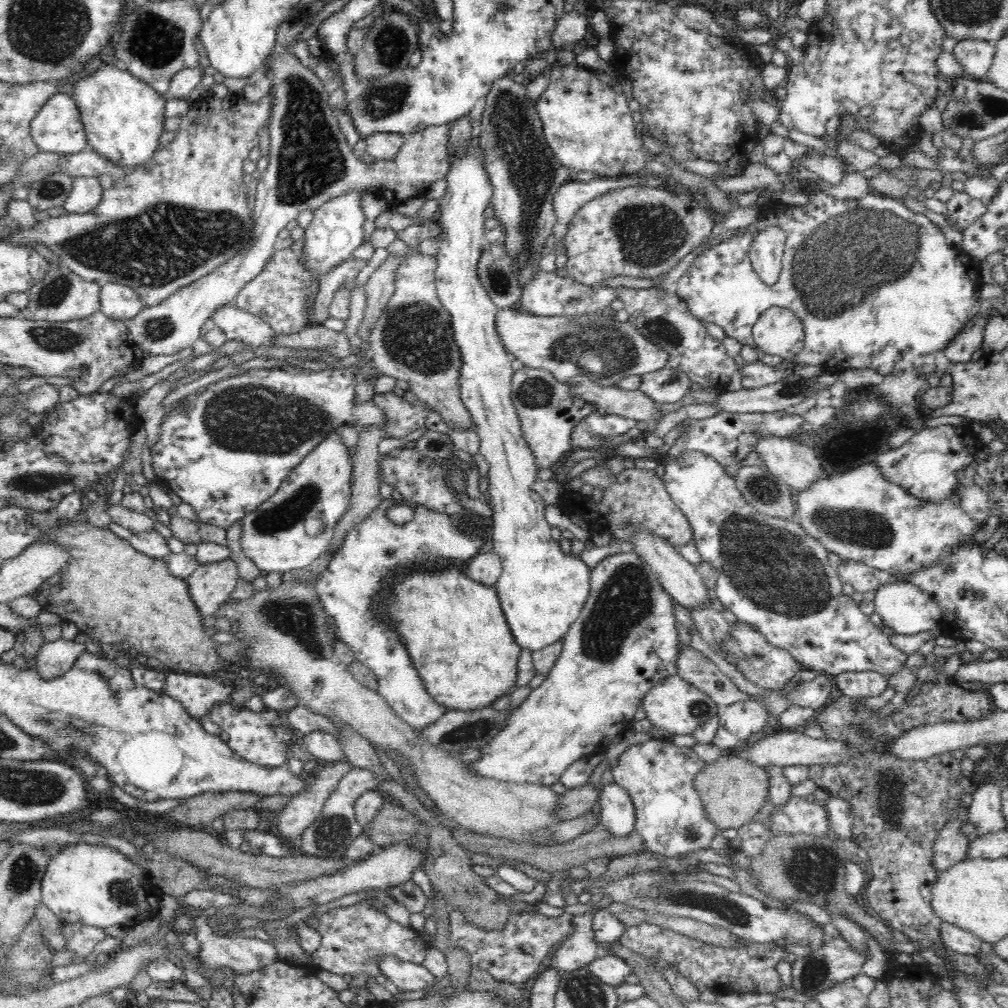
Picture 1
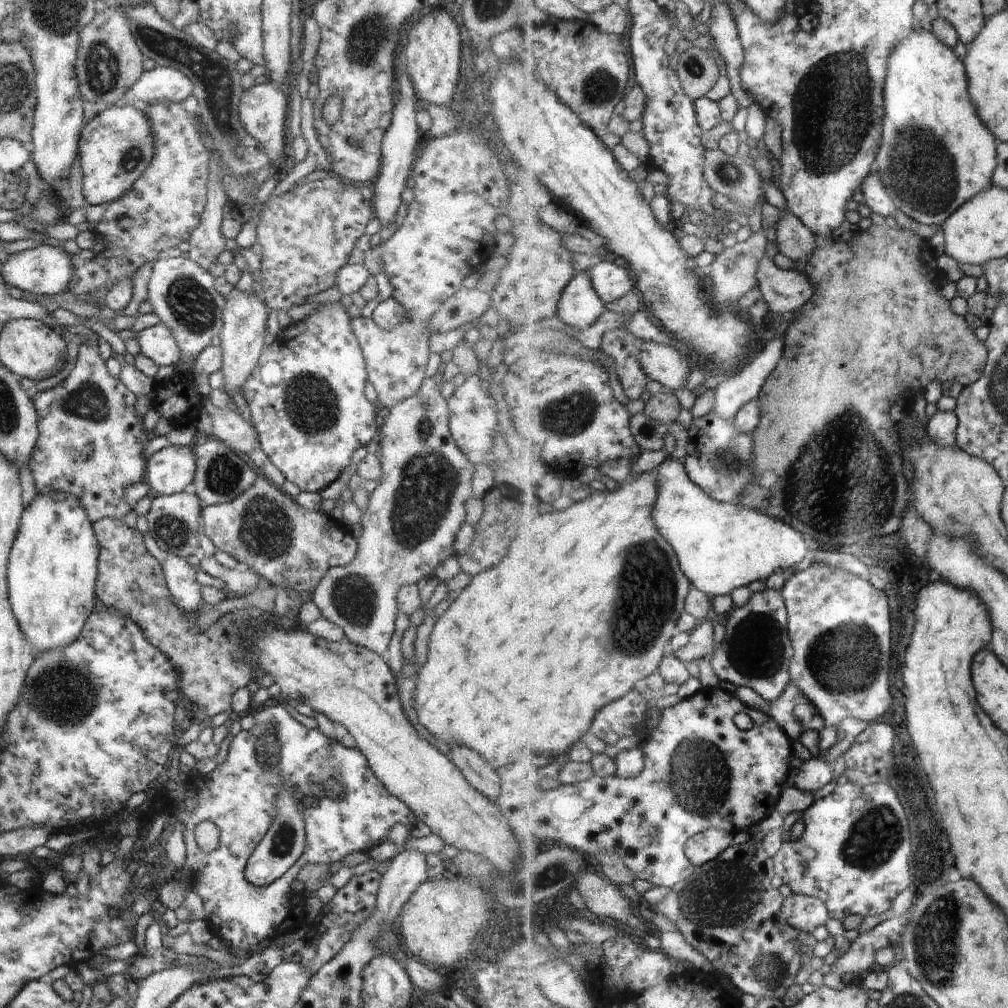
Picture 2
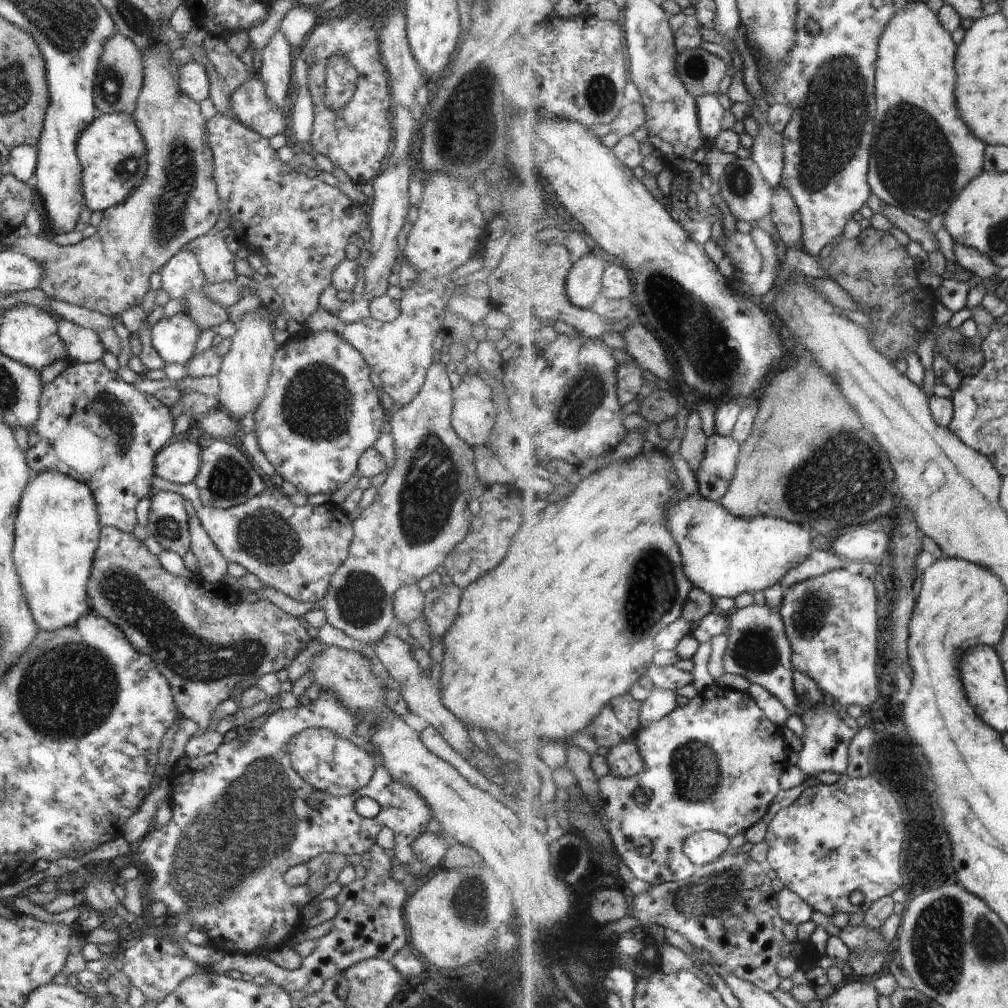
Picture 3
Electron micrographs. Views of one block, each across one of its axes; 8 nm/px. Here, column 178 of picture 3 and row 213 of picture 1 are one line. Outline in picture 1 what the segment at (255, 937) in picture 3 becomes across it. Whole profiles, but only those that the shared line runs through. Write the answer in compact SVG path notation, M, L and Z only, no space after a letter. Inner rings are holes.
M819 187L809 195L808 204L802 206L770 201L764 203L757 219L749 224L750 229L701 253L688 272L679 278L673 291L686 302L686 309L694 317L705 324L721 326L727 336L736 338L742 346L752 346L767 365L780 364L783 358L760 352L752 329L767 308L780 306L796 313L804 325L804 348L794 356L796 365L821 365L836 375L848 368L866 366L884 376L911 369L927 375L933 372L937 352L942 352L958 336L966 322L980 314L986 304L976 294L982 283L975 260L961 248L948 244L938 225L926 215L908 209L901 200L875 192L858 200L838 200ZM768 218L779 220L780 228L786 233L782 270L773 285L767 285L757 275L749 257L755 233L753 227L766 226ZM842 236L846 236L848 244L838 244Z

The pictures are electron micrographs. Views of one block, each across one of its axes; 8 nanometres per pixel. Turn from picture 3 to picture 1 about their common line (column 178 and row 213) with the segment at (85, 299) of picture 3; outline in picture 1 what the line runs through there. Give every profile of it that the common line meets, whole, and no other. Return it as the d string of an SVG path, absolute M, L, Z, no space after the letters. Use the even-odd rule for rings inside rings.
M269 90L269 92L266 93L265 96L262 96L262 98L258 100L258 102L248 102L248 99L244 97L244 94L242 92L229 93L229 95L225 98L212 97L211 94L207 93L202 98L196 99L191 104L190 109L186 114L179 115L181 117L181 125L179 126L178 132L176 132L176 137L167 146L158 148L158 150L151 156L150 161L146 161L143 165L138 165L128 174L128 176L126 176L126 178L114 181L109 189L104 190L102 201L98 204L98 206L96 206L96 208L94 208L94 210L92 210L92 212L86 212L86 214L66 214L57 217L50 216L45 221L37 221L35 226L32 226L32 228L16 228L16 230L14 230L12 238L4 241L8 241L8 243L14 243L14 245L24 246L28 246L28 242L43 244L44 246L46 246L46 248L48 248L48 250L59 256L59 259L61 260L61 262L63 262L63 265L68 270L71 270L74 274L77 274L82 279L90 282L98 282L100 285L103 285L104 283L114 283L133 288L139 294L139 297L141 298L141 305L143 306L143 308L148 308L150 306L156 306L157 304L160 304L160 302L162 302L167 296L170 296L176 291L179 291L181 288L192 284L192 282L194 282L195 280L198 280L199 278L212 273L213 270L216 270L216 268L218 268L221 264L224 264L224 262L226 262L229 258L232 258L235 254L238 254L238 252L240 252L240 250L242 250L251 239L253 229L253 218L251 217L251 214L253 210L251 210L250 206L248 206L248 198L246 198L246 195L244 193L245 190L242 183L242 175L244 174L244 172L242 170L242 164L244 164L244 160L248 158L250 150L252 150L252 148L256 148L256 146L259 146L260 142L262 141L260 132L262 130L266 130L268 132L268 128L270 128L270 120L272 120L272 102L274 102L274 95L272 93L272 90Z

